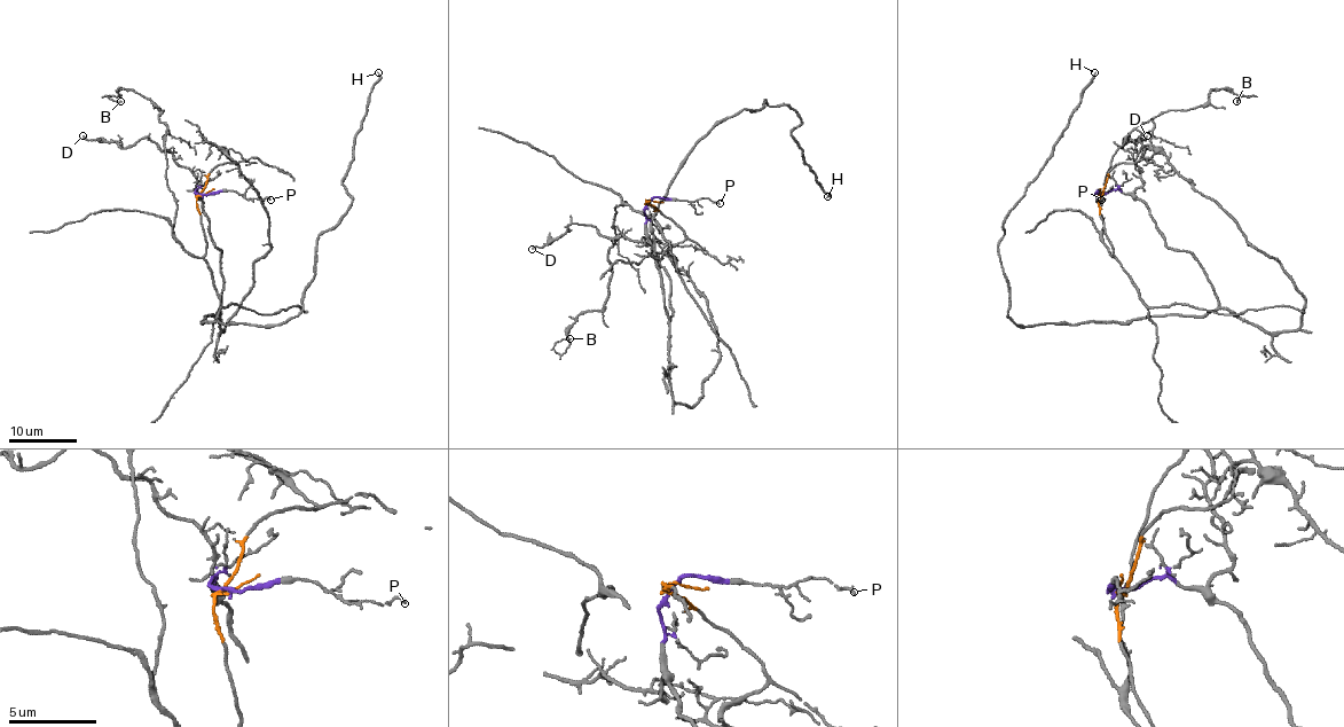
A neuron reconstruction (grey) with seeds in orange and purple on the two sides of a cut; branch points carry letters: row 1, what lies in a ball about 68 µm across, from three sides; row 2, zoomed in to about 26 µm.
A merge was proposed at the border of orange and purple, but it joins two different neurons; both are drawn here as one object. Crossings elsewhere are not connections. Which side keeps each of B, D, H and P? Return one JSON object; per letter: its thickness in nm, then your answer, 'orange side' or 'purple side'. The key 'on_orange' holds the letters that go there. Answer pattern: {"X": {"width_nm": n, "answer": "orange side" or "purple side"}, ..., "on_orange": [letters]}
{"B": {"width_nm": 100, "answer": "orange side"}, "D": {"width_nm": 140, "answer": "purple side"}, "H": {"width_nm": 160, "answer": "purple side"}, "P": {"width_nm": 130, "answer": "purple side"}, "on_orange": ["B"]}

